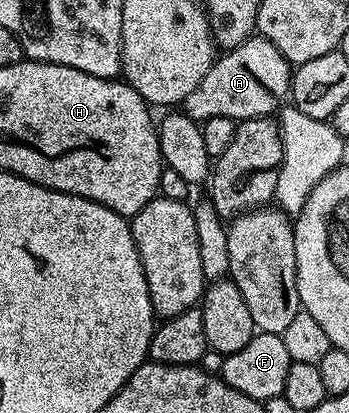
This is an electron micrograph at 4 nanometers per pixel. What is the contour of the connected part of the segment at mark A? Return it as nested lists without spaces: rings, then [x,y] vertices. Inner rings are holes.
[[[251,36],[223,54],[226,55],[223,58],[221,55],[212,68],[208,68],[208,76],[188,92],[184,113],[199,124],[216,116],[245,120],[273,115],[283,101],[281,98],[289,95],[292,77],[292,63],[282,55],[280,48],[266,38]]]

